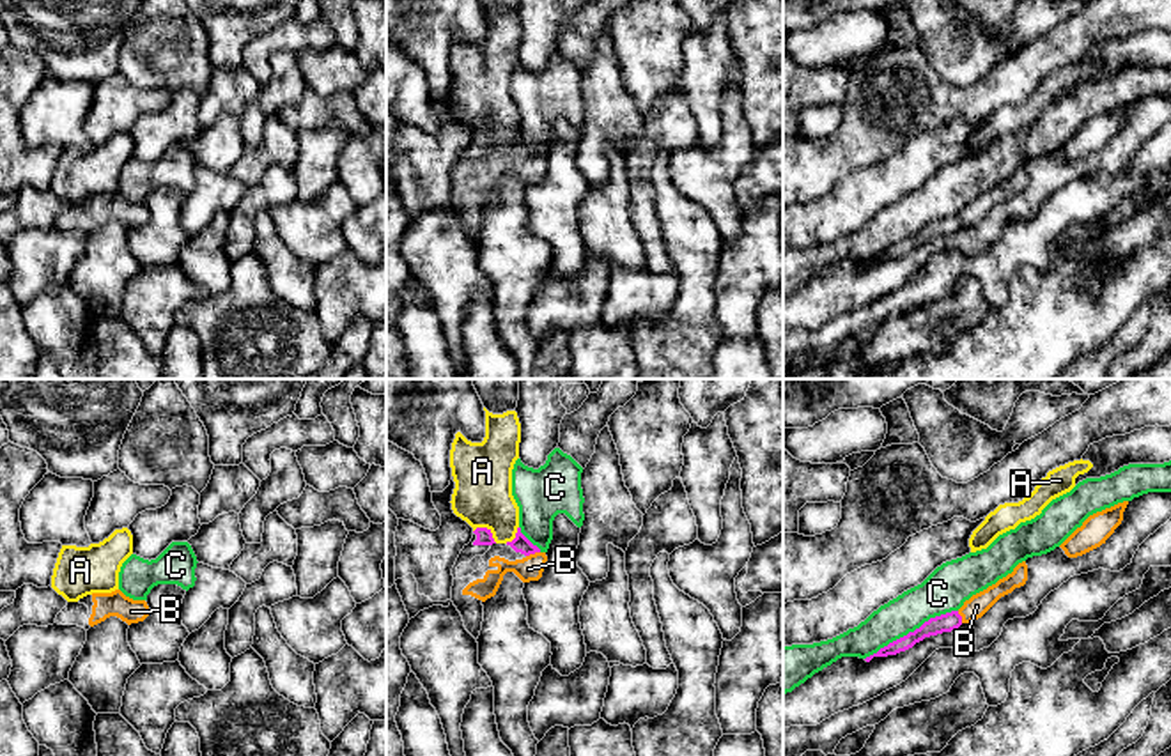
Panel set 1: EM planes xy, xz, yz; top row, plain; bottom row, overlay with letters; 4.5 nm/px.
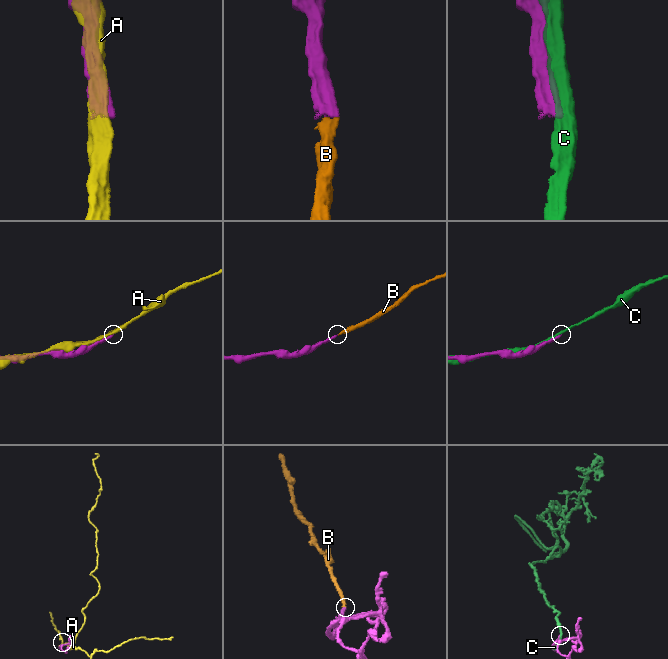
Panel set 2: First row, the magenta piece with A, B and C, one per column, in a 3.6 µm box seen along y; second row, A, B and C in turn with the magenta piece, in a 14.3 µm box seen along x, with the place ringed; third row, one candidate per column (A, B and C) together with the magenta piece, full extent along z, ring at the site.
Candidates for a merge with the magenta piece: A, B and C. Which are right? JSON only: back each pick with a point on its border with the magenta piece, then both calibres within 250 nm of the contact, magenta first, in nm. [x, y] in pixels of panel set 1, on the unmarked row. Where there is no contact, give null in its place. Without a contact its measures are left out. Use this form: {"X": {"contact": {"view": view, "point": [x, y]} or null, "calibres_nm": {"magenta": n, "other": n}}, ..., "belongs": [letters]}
{"B": {"contact": {"view": "xz", "point": [532, 156]}, "calibres_nm": {"magenta": 80, "other": 110}}, "belongs": ["B"]}

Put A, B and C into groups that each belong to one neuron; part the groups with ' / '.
A / B / C

